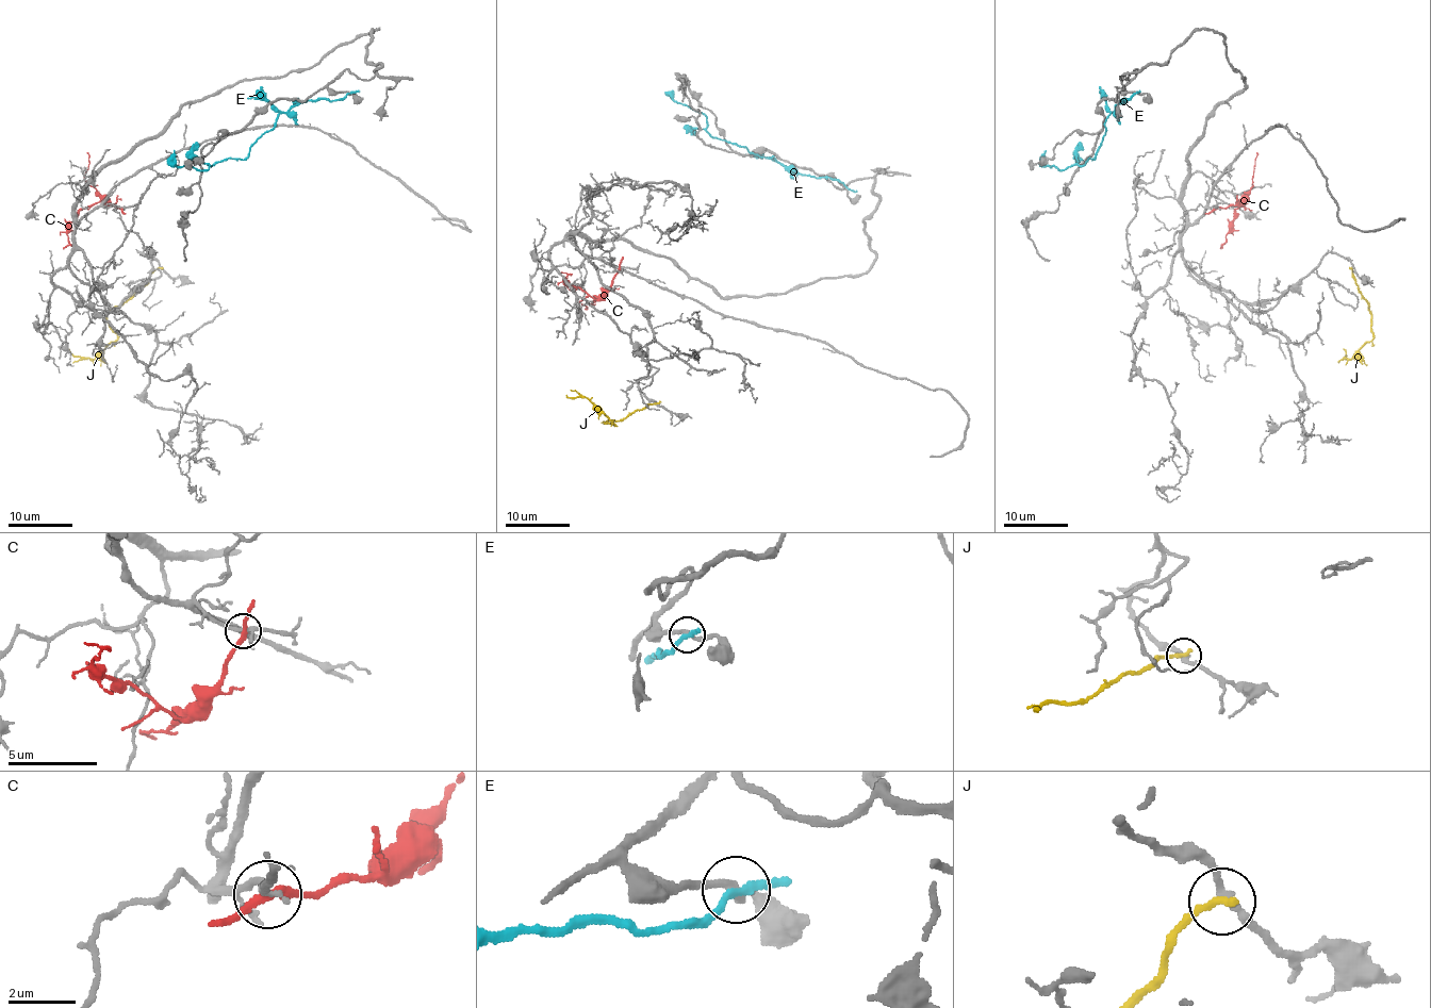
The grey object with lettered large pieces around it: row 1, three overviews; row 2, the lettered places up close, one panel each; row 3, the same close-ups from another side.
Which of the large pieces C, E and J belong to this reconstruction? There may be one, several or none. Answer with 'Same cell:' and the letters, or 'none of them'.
Same cell: none of them

